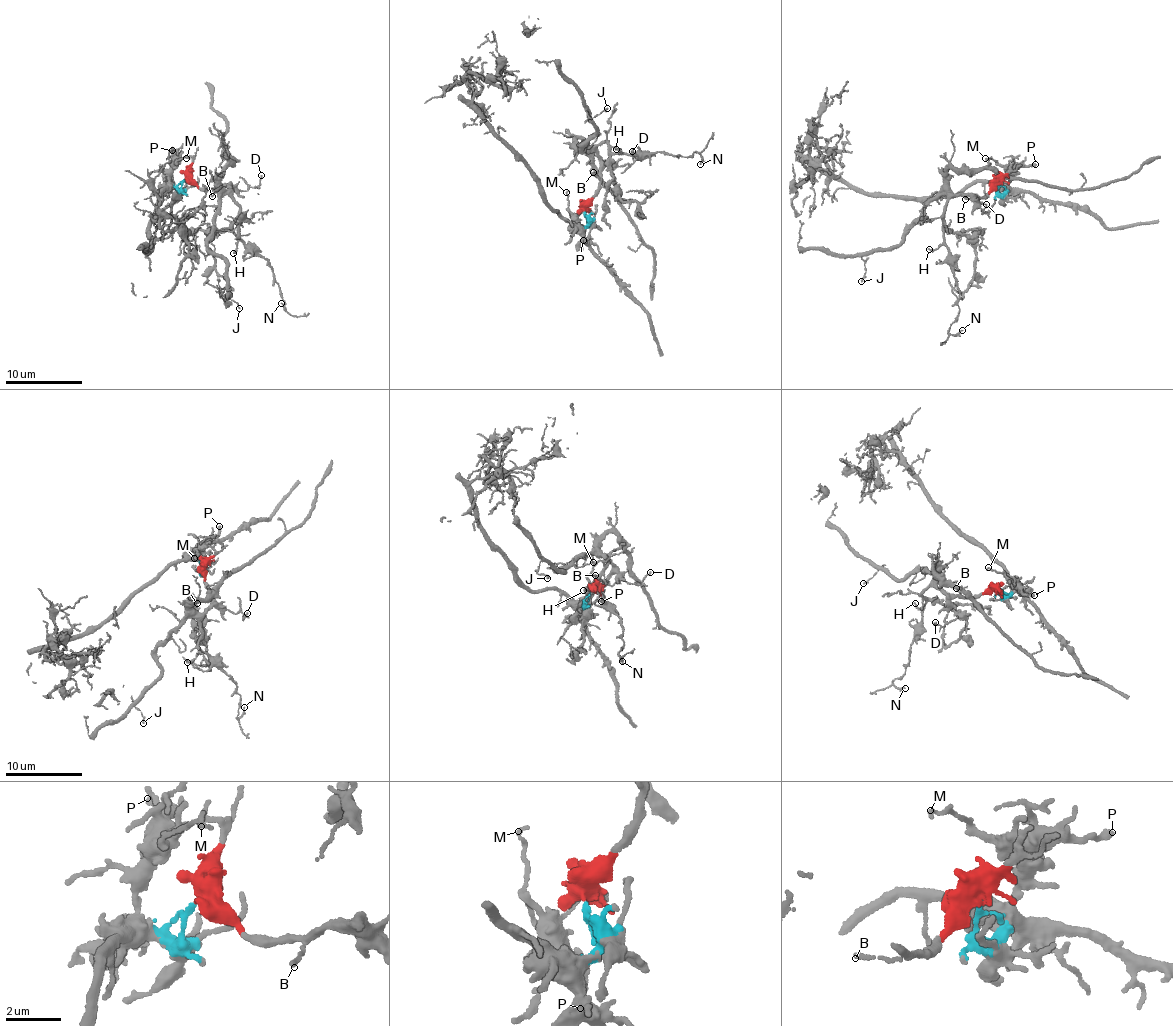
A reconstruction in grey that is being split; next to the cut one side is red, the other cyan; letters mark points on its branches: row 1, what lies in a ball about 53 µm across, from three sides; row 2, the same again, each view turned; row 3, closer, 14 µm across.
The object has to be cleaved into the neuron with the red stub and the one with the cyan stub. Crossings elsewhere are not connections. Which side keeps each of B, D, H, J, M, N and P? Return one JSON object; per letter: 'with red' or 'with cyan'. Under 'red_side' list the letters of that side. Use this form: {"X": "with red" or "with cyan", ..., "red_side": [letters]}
{"B": "with red", "D": "with red", "H": "with red", "J": "with red", "M": "with cyan", "N": "with red", "P": "with cyan", "red_side": ["B", "D", "H", "J", "N"]}

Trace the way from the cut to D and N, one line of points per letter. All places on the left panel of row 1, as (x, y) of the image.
D: (185, 179), (208, 190), (228, 186), (250, 189), (260, 184), (261, 175)
N: (185, 179), (208, 190), (228, 185), (239, 206), (233, 233), (267, 260), (285, 309), (281, 302)

